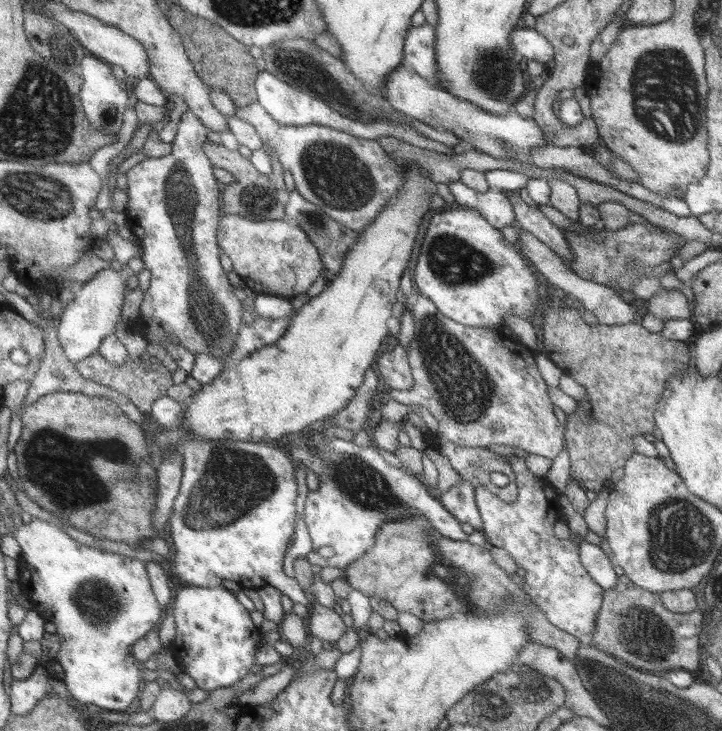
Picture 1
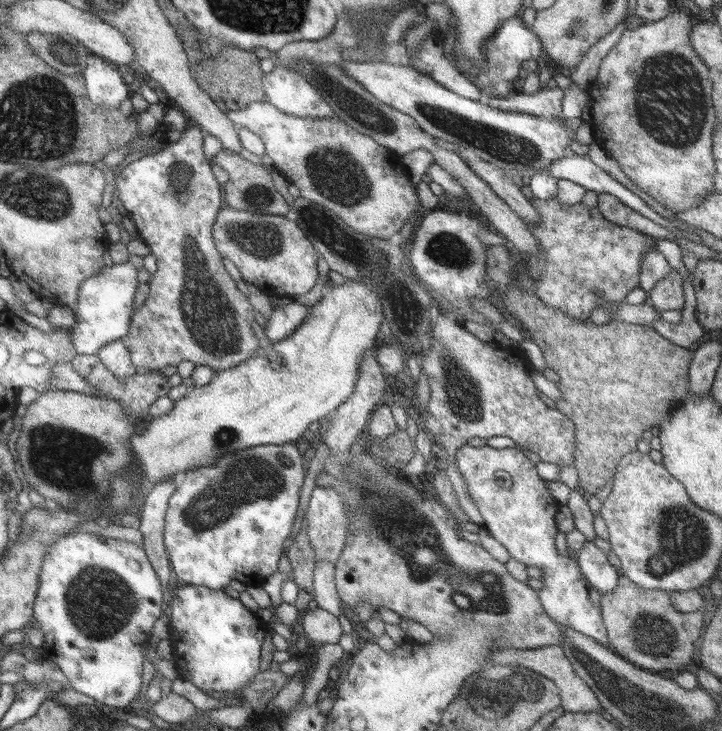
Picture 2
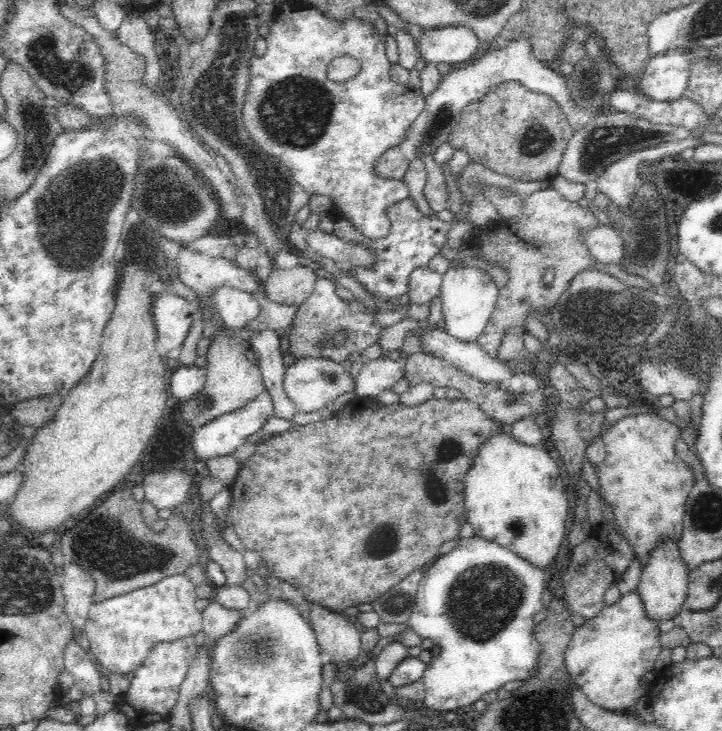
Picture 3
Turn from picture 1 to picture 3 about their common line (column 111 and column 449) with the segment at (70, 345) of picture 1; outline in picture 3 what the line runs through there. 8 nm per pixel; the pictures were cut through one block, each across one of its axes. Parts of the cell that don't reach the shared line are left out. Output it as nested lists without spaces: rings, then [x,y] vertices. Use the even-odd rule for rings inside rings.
[[[461,264],[451,266],[443,274],[441,288],[440,296],[442,296],[446,332],[461,343],[476,342],[478,335],[490,320],[492,309],[496,308],[496,294],[500,292],[500,288],[486,272],[476,268],[465,268]]]

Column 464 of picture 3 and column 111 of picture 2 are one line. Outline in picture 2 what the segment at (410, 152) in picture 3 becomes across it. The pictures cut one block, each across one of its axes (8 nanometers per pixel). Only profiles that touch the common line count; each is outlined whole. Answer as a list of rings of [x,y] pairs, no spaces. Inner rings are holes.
[[[88,56],[81,73],[88,98],[98,106],[98,110],[104,110],[106,107],[119,108],[120,103],[132,93],[123,79],[122,69],[101,56]]]

